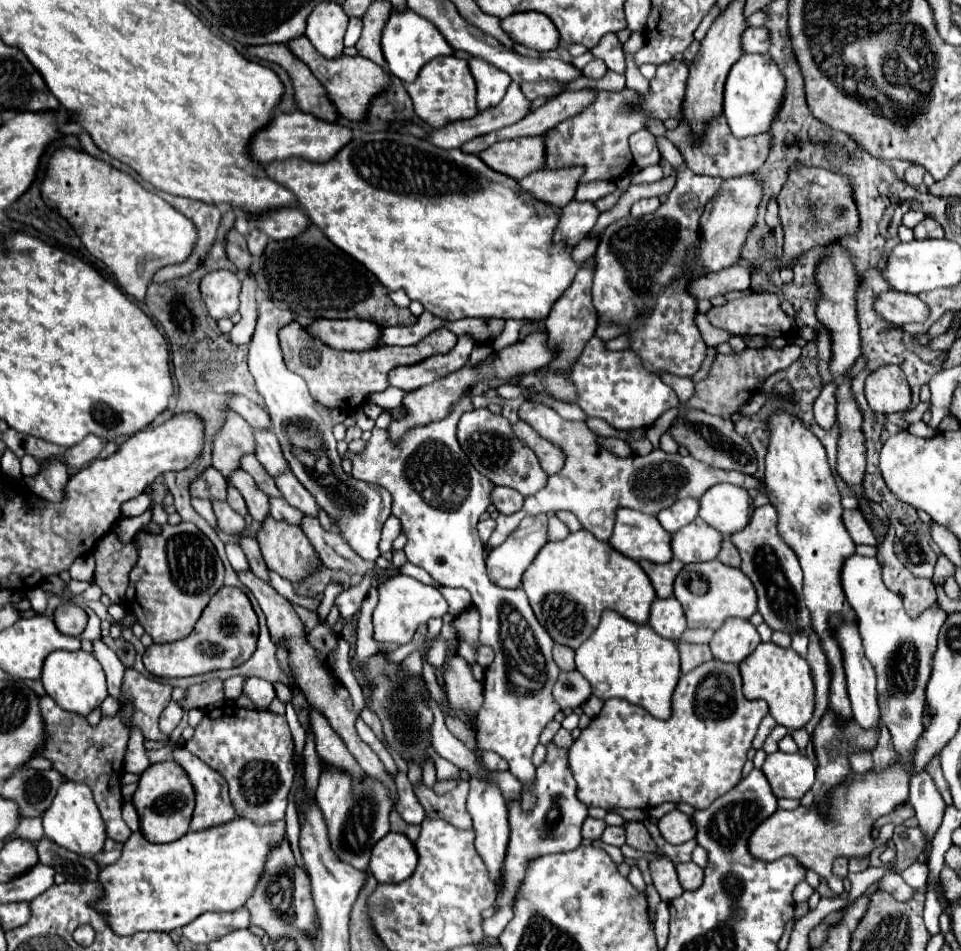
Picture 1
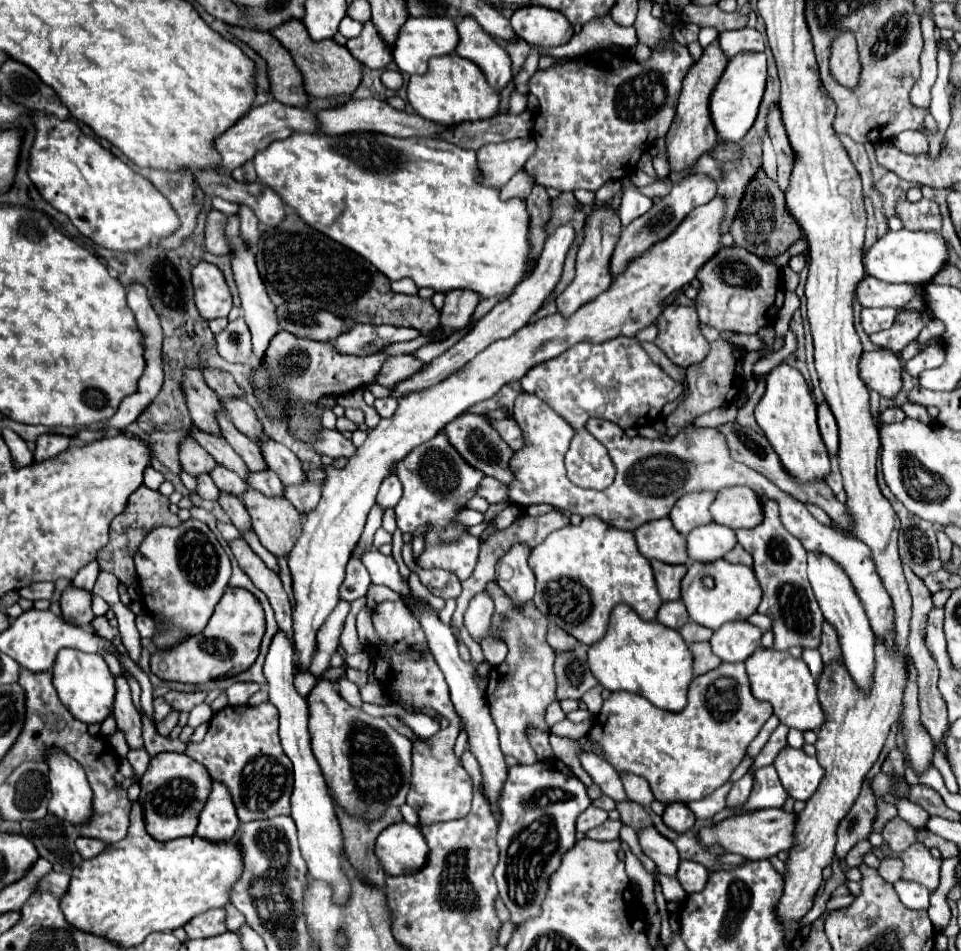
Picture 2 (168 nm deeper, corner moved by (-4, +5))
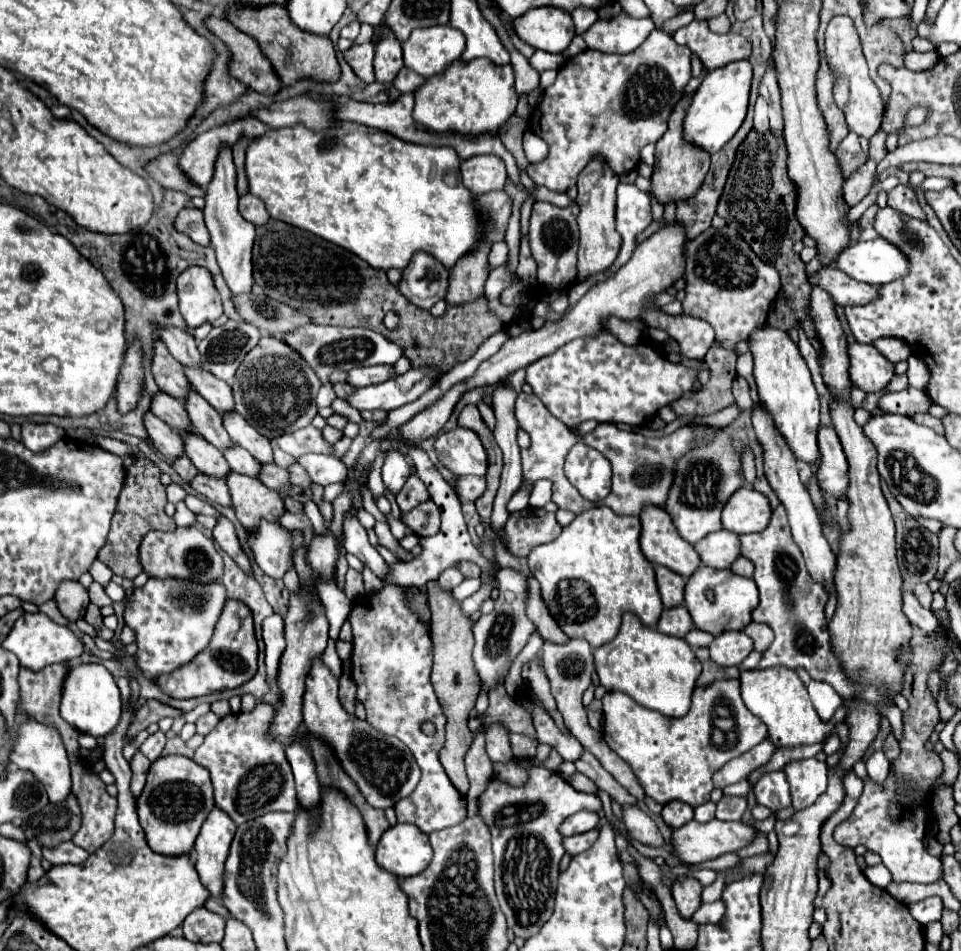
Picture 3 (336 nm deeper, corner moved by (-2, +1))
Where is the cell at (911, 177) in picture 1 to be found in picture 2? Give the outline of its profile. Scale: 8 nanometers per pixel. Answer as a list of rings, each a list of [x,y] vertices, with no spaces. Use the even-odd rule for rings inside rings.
[[[902,132],[900,136],[896,136],[894,146],[898,146],[900,150],[904,150],[906,154],[924,154],[928,152],[928,140],[922,138],[920,132]]]

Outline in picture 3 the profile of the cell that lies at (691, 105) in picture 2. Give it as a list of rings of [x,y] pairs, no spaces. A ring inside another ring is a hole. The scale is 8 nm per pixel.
[[[692,94],[684,96],[674,106],[674,112],[670,114],[670,120],[668,120],[668,130],[656,144],[656,166],[658,168],[654,168],[654,174],[652,174],[652,192],[660,200],[660,204],[666,204],[670,200],[674,200],[674,202],[686,200],[686,198],[694,196],[710,166],[710,154],[706,154],[706,150],[698,150],[698,146],[690,146],[690,144],[682,142],[682,122],[686,118],[690,98],[692,98]]]

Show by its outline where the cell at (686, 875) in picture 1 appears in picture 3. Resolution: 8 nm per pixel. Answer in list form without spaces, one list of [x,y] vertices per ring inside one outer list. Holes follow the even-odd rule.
[[[678,876],[672,884],[672,896],[676,900],[676,906],[684,918],[690,918],[700,908],[700,894],[702,886],[692,876]]]

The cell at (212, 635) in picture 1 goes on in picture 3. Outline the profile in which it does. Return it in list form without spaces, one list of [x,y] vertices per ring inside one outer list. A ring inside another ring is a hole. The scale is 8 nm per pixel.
[[[228,598],[206,650],[202,650],[202,654],[198,654],[190,664],[174,670],[174,674],[162,674],[162,678],[158,678],[156,682],[160,690],[172,698],[196,698],[226,688],[238,688],[256,674],[256,668],[258,644],[250,608],[244,602]]]

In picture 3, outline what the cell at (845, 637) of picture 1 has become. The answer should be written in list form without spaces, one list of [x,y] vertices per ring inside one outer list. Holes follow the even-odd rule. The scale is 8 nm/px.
[[[754,404],[752,422],[754,422],[756,436],[758,436],[758,440],[760,440],[762,448],[764,448],[764,472],[766,472],[766,478],[768,478],[772,490],[778,494],[780,502],[784,504],[784,508],[788,512],[788,522],[790,522],[790,528],[792,528],[792,536],[794,536],[794,542],[800,546],[800,550],[804,554],[806,568],[808,568],[810,576],[814,578],[814,582],[822,584],[824,590],[828,594],[832,594],[834,592],[836,554],[832,552],[830,544],[826,542],[826,538],[822,534],[818,512],[816,512],[816,508],[812,504],[812,498],[810,498],[810,494],[806,492],[804,484],[798,478],[796,458],[794,458],[794,454],[790,454],[790,448],[786,448],[786,442],[778,436],[778,430],[774,428],[774,422],[770,420],[770,416],[758,404]]]

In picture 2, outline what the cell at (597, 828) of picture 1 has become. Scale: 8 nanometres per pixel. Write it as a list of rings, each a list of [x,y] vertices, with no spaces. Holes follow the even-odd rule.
[[[588,806],[588,808],[578,816],[578,820],[576,820],[576,830],[578,830],[580,834],[584,834],[584,832],[588,832],[590,828],[596,828],[596,826],[600,826],[600,824],[606,822],[606,820],[608,820],[608,812],[600,810],[600,808],[596,808],[596,806]]]

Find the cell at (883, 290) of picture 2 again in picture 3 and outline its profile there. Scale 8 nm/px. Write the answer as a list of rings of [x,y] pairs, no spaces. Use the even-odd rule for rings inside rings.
[[[836,266],[818,270],[808,282],[822,286],[840,306],[864,306],[866,302],[878,298],[878,288],[866,282],[856,282]]]

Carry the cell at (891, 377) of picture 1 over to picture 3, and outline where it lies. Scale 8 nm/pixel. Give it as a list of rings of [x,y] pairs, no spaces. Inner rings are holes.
[[[850,344],[850,380],[864,392],[882,392],[894,376],[894,364],[872,344]]]

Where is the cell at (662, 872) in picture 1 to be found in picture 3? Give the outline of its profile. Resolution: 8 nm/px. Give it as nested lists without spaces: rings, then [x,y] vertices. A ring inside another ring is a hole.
[[[626,806],[626,808],[622,808],[622,814],[624,814],[626,830],[630,832],[632,840],[636,840],[644,846],[652,846],[652,848],[662,848],[664,846],[664,838],[658,832],[656,824],[638,806]]]

